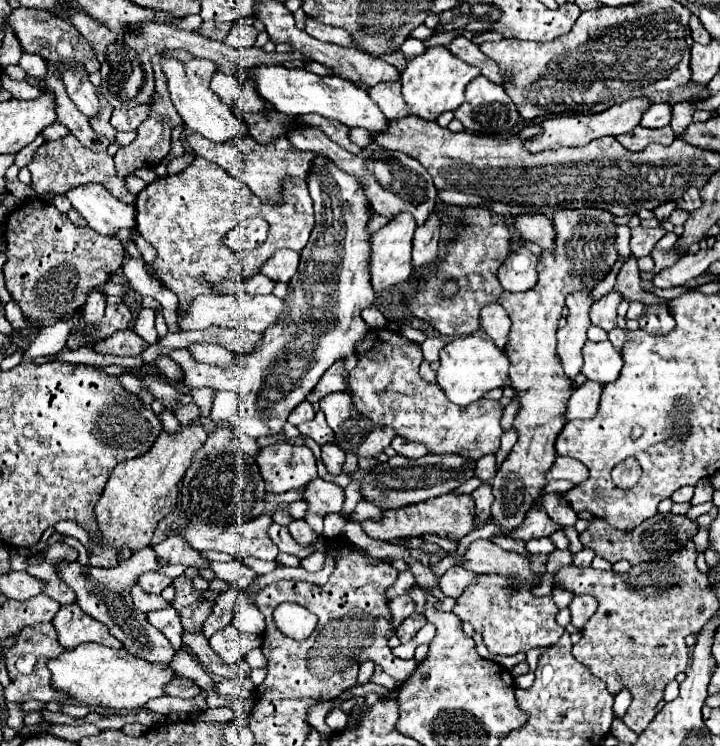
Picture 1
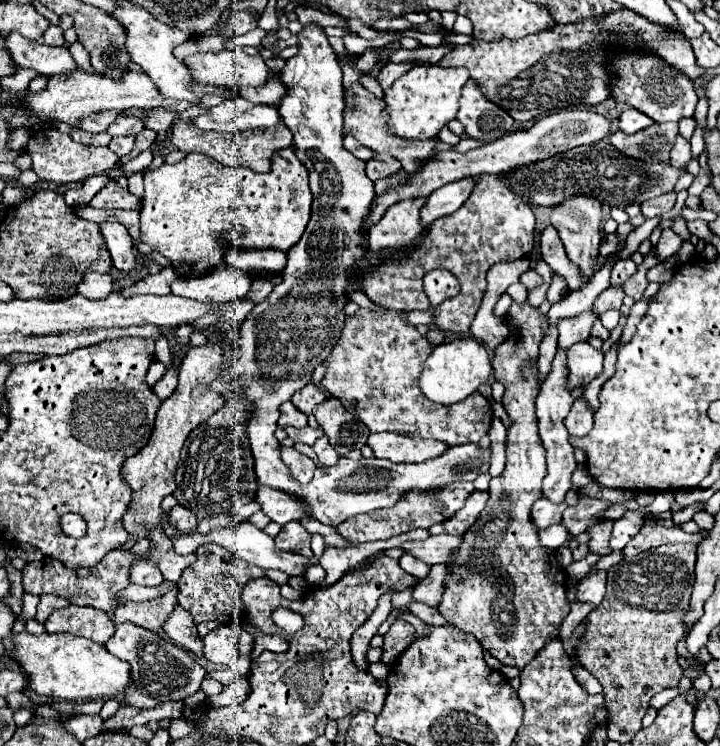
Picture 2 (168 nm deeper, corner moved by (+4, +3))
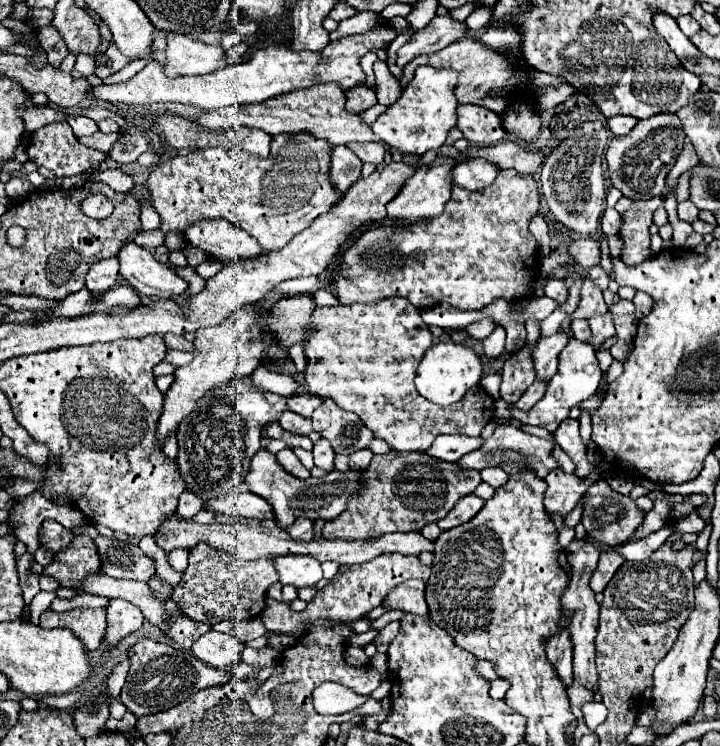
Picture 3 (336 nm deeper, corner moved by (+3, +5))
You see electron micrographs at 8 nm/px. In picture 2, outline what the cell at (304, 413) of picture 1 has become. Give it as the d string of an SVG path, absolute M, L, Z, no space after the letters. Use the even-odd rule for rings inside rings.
M284 402L284 404L280 406L278 426L282 426L282 428L286 428L286 426L304 428L304 426L306 426L306 414L302 414L298 408L294 408L292 402Z

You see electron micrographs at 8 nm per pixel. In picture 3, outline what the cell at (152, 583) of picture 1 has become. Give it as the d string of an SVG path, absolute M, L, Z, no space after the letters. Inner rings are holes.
M97 536L95 542L101 550L101 562L107 576L149 582L149 578L155 574L153 558L149 558L139 546L105 536Z

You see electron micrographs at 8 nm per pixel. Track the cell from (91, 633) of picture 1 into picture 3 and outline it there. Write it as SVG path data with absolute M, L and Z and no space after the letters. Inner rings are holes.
M75 608L69 612L53 612L47 610L41 614L41 628L71 628L81 642L85 644L85 650L93 652L101 646L105 632L107 632L107 612L105 608Z

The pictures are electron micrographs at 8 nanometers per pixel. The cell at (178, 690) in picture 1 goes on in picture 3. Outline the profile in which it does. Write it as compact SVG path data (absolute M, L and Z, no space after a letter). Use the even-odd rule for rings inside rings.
M151 638L137 640L127 652L127 658L131 666L119 700L135 716L147 716L157 714L161 710L169 710L203 688L225 684L231 680L231 674L227 670L217 670L207 664L201 664L191 650L181 650L179 646L155 642Z

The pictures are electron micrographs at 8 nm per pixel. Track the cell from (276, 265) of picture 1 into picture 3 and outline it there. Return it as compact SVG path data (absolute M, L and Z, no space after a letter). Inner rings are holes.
M221 218L191 226L185 232L185 238L191 246L203 250L207 256L213 256L217 260L221 258L221 262L255 260L265 254L255 238Z

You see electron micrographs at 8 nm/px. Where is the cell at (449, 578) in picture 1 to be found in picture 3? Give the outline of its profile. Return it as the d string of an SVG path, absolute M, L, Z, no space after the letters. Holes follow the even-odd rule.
M423 580L403 582L401 586L397 586L393 590L393 594L389 594L385 604L389 608L397 608L397 610L405 610L405 612L411 612L411 614L427 616L429 608L427 608L427 602L425 602L425 582Z

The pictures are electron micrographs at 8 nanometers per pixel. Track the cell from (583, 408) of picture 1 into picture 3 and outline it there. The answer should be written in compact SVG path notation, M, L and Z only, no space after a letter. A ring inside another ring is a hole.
M567 418L565 422L561 422L561 426L555 432L555 440L575 462L575 466L577 466L575 474L579 478L587 478L595 470L595 466L589 464L589 460L587 460L585 446L583 446L581 436L579 436L579 420Z

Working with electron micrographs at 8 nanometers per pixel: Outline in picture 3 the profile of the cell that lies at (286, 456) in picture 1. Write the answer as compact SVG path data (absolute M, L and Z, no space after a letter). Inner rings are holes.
M291 448L277 452L277 460L281 460L281 466L285 466L285 470L289 470L289 474L293 474L297 478L309 478L309 470L301 464L301 460L293 454Z

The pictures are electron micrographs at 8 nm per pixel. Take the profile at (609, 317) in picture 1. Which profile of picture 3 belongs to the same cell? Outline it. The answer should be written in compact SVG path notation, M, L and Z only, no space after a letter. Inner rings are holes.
M557 332L539 340L539 344L533 350L537 378L553 378L553 374L557 372L559 352L569 344L569 340L571 336L567 332Z

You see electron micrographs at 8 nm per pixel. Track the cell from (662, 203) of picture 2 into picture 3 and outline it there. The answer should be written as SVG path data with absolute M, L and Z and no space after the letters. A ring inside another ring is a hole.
M655 196L649 200L635 200L627 212L623 212L623 228L621 228L621 238L625 240L625 252L623 252L623 262L627 266L637 266L653 256L657 256L655 250L651 250L651 240L649 240L649 226L651 226L651 216L653 212L661 206L663 198Z

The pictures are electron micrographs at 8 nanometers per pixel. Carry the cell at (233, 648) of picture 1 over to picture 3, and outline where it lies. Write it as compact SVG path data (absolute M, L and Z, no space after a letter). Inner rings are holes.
M209 630L205 636L199 638L199 642L191 650L201 662L205 662L213 668L229 668L229 666L241 662L245 644L241 644L231 634Z

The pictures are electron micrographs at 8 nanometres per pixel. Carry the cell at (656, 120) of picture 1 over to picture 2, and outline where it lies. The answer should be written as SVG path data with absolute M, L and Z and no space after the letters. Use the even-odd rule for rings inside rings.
M628 108L620 114L618 118L618 130L622 130L624 134L634 134L638 130L644 130L652 124L652 120L648 116L644 116L640 110L636 108Z

